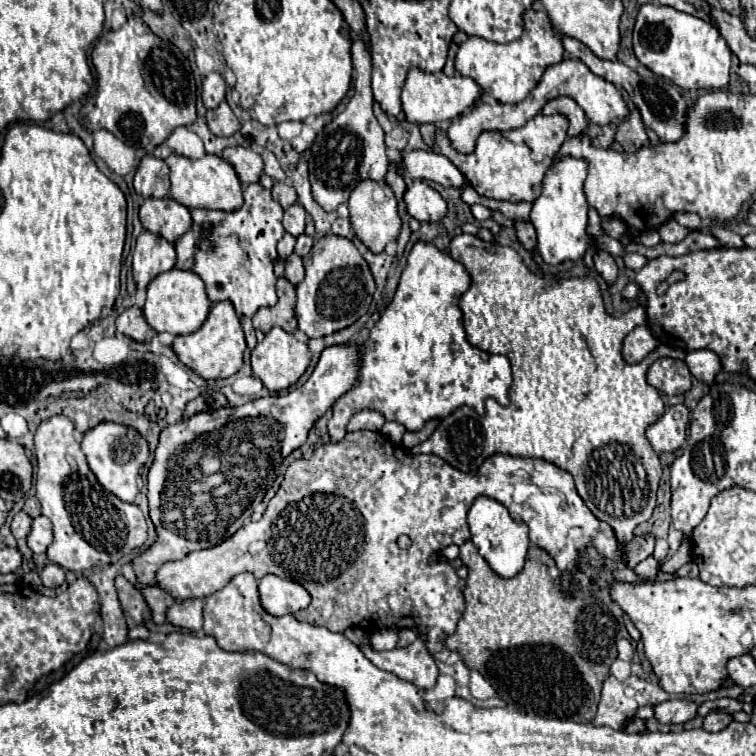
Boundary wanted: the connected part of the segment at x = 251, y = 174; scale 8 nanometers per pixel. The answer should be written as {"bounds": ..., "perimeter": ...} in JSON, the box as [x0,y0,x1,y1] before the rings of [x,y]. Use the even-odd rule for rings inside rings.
{"bounds":[222,146,264,184],"perimeter":[[[244,146],[226,148],[222,158],[228,160],[228,164],[234,166],[234,170],[236,170],[242,184],[252,184],[252,182],[260,180],[260,174],[264,170],[262,156],[252,152],[250,148],[244,148]]]}

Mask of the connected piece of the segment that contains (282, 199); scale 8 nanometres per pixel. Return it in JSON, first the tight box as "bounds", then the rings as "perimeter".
{"bounds":[272,182,296,208],"perimeter":[[[274,182],[272,196],[274,196],[274,200],[280,202],[282,208],[288,208],[288,206],[296,204],[296,190],[288,182]]]}

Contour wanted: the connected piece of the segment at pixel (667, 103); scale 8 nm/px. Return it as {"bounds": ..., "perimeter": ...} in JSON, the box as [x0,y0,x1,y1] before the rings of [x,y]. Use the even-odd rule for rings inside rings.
{"bounds":[562,36,688,142],"perimeter":[[[562,36],[562,42],[564,42],[564,48],[566,48],[572,56],[576,56],[576,58],[580,58],[584,64],[588,64],[588,68],[592,68],[592,72],[596,72],[598,76],[604,76],[608,82],[612,82],[612,84],[616,84],[616,86],[622,86],[622,88],[628,92],[628,96],[632,98],[632,102],[638,106],[644,124],[660,138],[660,142],[678,142],[678,140],[684,136],[686,110],[688,110],[688,106],[686,106],[684,98],[680,96],[678,88],[676,88],[670,80],[656,76],[656,78],[652,78],[652,90],[650,90],[650,84],[644,84],[646,80],[642,80],[642,78],[640,78],[634,70],[630,70],[624,62],[620,62],[620,60],[602,60],[602,58],[594,56],[588,46],[584,46],[582,42],[578,42],[578,40],[574,40],[574,38],[568,38],[568,36]]]}

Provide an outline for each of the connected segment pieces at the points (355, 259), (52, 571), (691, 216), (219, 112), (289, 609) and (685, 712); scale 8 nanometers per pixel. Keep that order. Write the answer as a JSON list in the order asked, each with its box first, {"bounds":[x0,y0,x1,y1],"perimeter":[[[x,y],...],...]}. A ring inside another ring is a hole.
[{"bounds":[296,234,376,338],"perimeter":[[[328,234],[316,240],[312,252],[304,256],[304,268],[306,268],[306,278],[302,284],[296,286],[298,294],[296,318],[298,318],[298,328],[308,338],[320,338],[336,330],[342,330],[368,312],[376,284],[366,260],[348,238]]]},{"bounds":[40,564,64,588],"perimeter":[[[48,564],[48,566],[42,570],[40,578],[42,578],[42,584],[44,584],[46,588],[58,588],[58,586],[64,584],[64,570],[62,570],[58,564]]]},{"bounds":[673,213,701,231],"perimeter":[[[678,213],[673,218],[691,231],[699,230],[701,227],[701,218],[695,213]]]},{"bounds":[206,102,240,136],"perimeter":[[[222,102],[216,110],[208,110],[206,120],[216,136],[232,136],[240,130],[240,120],[234,116],[226,102]]]},{"bounds":[258,574,310,616],"perimeter":[[[268,574],[260,580],[258,592],[260,592],[264,610],[272,616],[294,614],[310,604],[310,596],[304,586],[300,586],[292,580],[272,576],[272,574]]]},{"bounds":[654,700,696,724],"perimeter":[[[668,700],[654,706],[654,714],[662,724],[684,724],[696,716],[696,708],[690,700]]]}]

